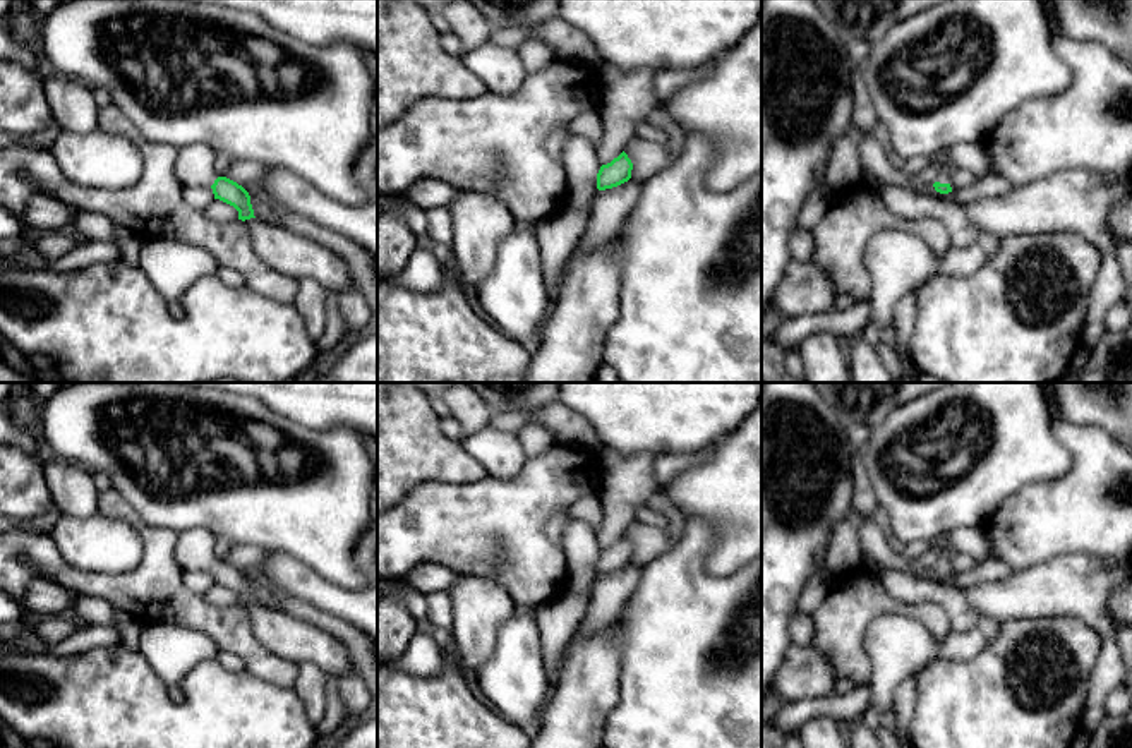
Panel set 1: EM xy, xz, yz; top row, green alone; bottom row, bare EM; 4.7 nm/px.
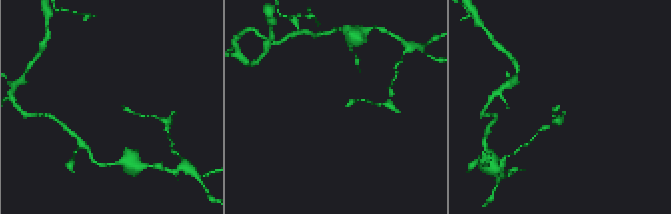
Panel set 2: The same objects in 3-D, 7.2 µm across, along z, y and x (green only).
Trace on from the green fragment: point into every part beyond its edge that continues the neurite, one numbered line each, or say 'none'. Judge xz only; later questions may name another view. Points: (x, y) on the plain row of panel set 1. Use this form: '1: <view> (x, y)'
none

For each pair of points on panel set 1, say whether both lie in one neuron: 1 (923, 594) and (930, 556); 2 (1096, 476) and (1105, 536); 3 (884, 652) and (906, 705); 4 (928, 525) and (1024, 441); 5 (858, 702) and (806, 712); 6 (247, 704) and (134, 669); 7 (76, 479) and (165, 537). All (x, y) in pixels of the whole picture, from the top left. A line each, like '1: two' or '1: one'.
1: two
2: one
3: two
4: one
5: one
6: one
7: two

